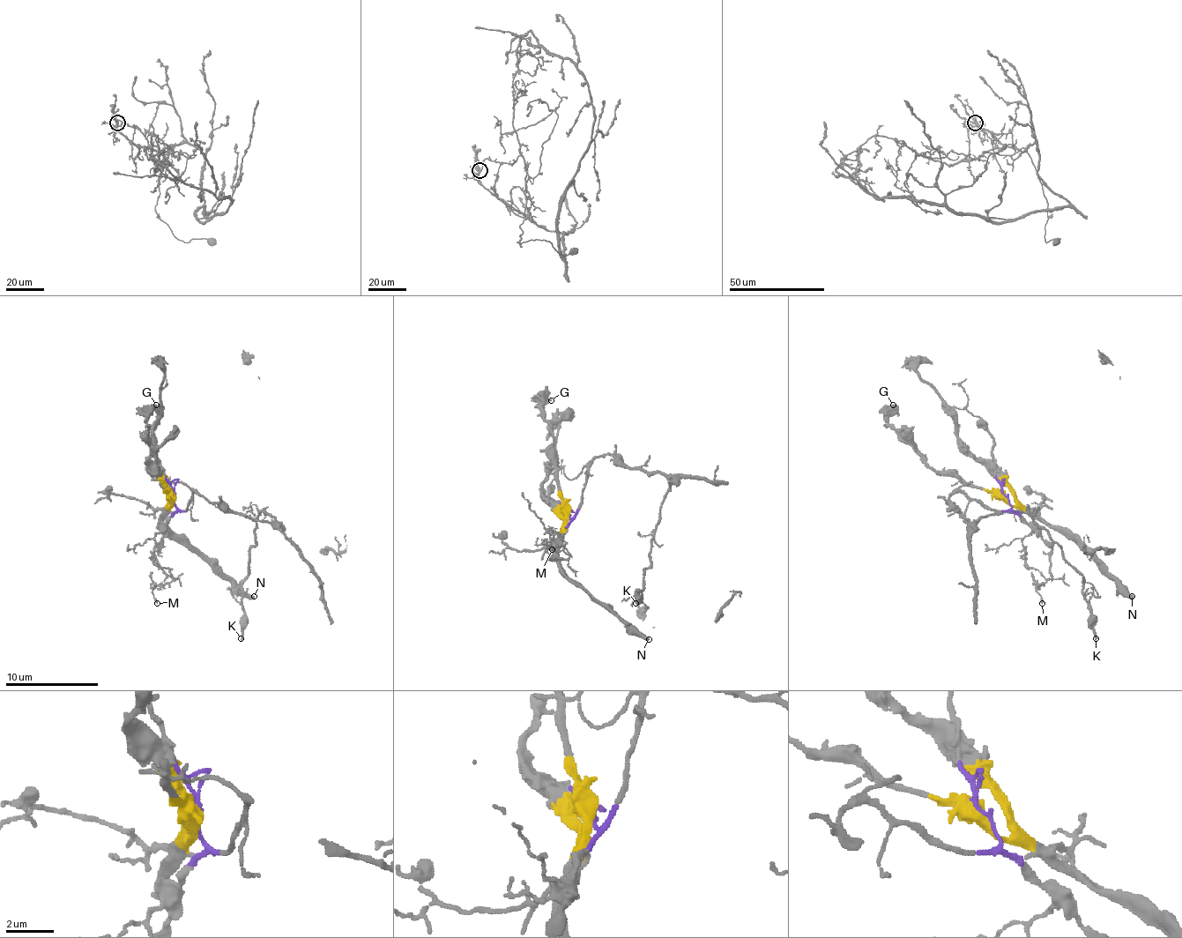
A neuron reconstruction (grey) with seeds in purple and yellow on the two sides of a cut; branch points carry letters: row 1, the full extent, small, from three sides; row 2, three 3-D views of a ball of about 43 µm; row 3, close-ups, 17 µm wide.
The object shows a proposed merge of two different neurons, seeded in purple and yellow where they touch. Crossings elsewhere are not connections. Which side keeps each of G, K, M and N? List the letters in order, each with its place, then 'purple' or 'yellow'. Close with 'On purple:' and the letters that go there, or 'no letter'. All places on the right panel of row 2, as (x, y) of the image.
G: (893, 405) | yellow
K: (1096, 638) | purple
M: (1042, 603) | purple
N: (1132, 596) | yellow
On purple: K, M

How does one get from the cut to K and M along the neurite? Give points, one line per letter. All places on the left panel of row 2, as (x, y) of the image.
K: (173, 497), (180, 510), (194, 492), (233, 513), (275, 520), (261, 510), (256, 523), (240, 638)
M: (173, 497), (174, 513), (166, 527), (166, 536), (156, 546), (154, 557), (173, 578), (152, 592), (156, 604)

